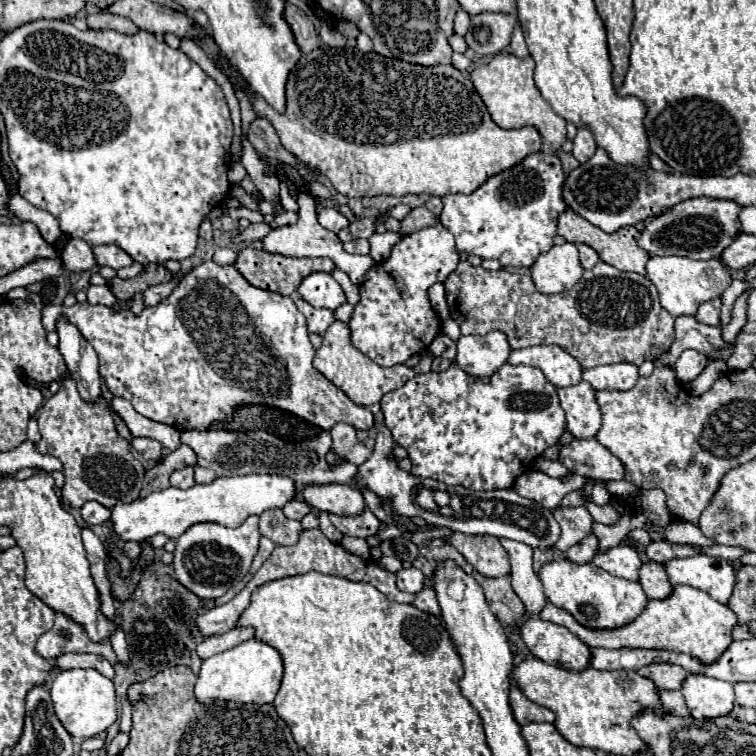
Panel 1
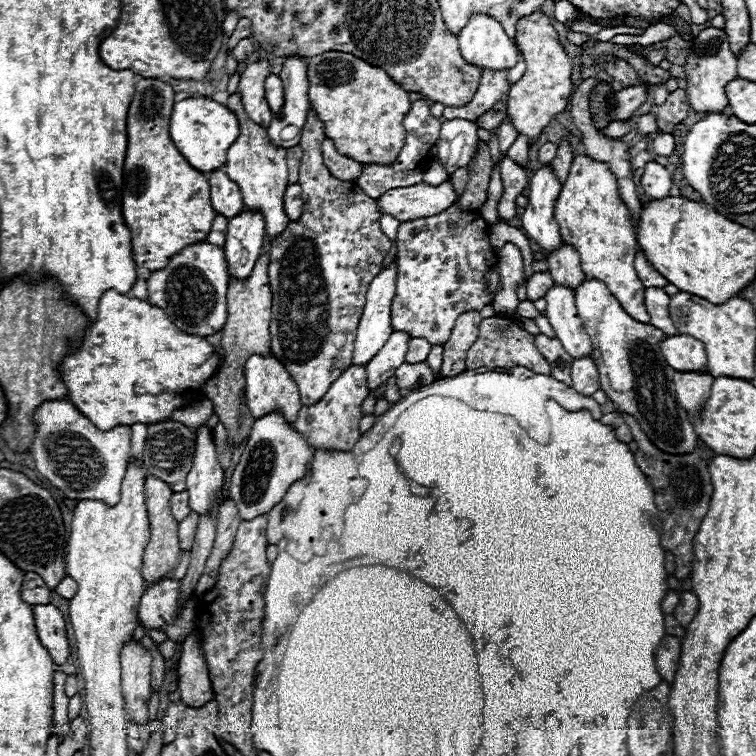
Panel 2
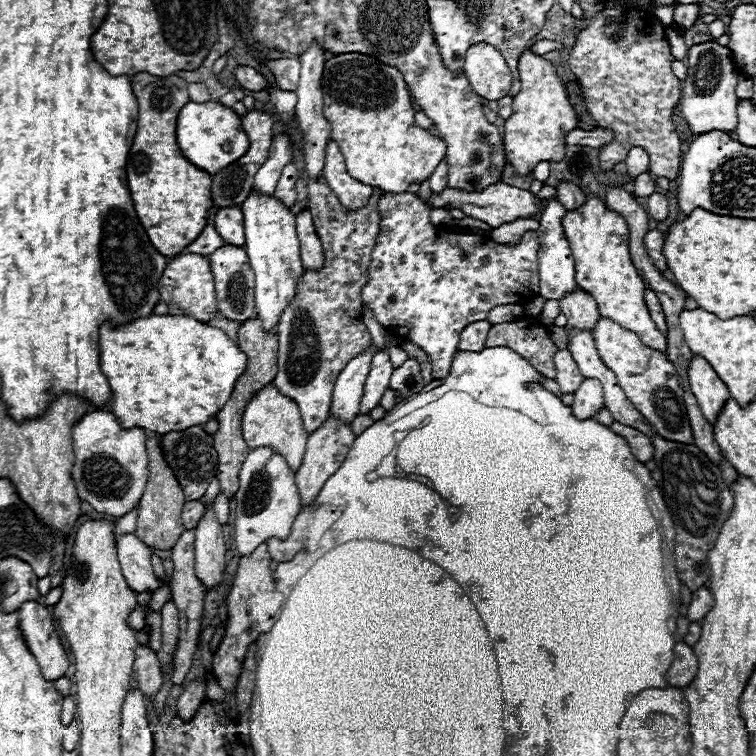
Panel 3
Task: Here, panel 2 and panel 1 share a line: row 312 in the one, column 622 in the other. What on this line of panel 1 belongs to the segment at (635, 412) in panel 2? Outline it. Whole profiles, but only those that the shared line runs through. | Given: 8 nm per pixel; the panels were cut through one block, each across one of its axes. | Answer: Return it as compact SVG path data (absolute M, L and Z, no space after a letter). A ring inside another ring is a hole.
M568 560L544 564L538 574L546 598L554 606L562 606L570 612L582 626L604 630L604 628L620 628L630 624L640 616L640 612L648 604L648 596L644 594L638 582L630 582L624 578L614 578L606 570L598 568L596 564L574 564Z

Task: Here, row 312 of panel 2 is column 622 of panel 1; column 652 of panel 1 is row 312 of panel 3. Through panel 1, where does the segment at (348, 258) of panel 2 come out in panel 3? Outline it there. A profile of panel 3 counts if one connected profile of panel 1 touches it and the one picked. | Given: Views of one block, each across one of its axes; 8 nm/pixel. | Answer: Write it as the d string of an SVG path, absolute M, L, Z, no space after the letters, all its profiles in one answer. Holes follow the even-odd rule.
M316 40L310 42L308 50L300 54L300 80L296 88L298 106L296 118L298 126L304 134L304 170L306 170L306 188L310 200L312 220L316 224L316 234L324 248L324 268L320 272L304 272L298 282L298 296L292 306L284 310L278 324L278 374L274 378L274 386L280 394L292 398L302 414L302 424L308 434L318 430L332 406L332 388L340 370L364 352L370 344L370 332L362 322L360 306L362 306L362 286L368 280L370 254L376 244L376 236L380 232L380 214L378 214L378 198L380 190L374 190L368 206L360 212L348 212L340 206L336 194L328 188L322 168L324 168L324 148L330 140L330 122L322 116L322 74L324 74L324 58L326 50Z

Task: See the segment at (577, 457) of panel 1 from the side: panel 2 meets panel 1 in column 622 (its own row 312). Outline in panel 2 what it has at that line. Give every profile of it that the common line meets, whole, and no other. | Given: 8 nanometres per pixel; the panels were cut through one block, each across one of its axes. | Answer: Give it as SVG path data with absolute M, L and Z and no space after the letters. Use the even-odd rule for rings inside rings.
M464 312L458 316L450 340L444 344L444 364L442 376L456 376L466 370L464 360L470 346L476 342L480 332L480 314L478 312Z

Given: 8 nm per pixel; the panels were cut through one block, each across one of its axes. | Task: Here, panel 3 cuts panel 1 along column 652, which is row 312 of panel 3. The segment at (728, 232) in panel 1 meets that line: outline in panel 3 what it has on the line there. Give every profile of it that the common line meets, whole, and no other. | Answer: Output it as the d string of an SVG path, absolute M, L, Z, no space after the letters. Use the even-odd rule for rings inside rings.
M222 246L216 252L212 252L208 256L210 260L210 268L212 268L212 276L214 276L214 288L216 288L216 306L218 312L222 316L226 316L228 320L234 322L244 322L250 320L256 310L254 310L254 272L248 264L248 256L246 250L240 246Z

